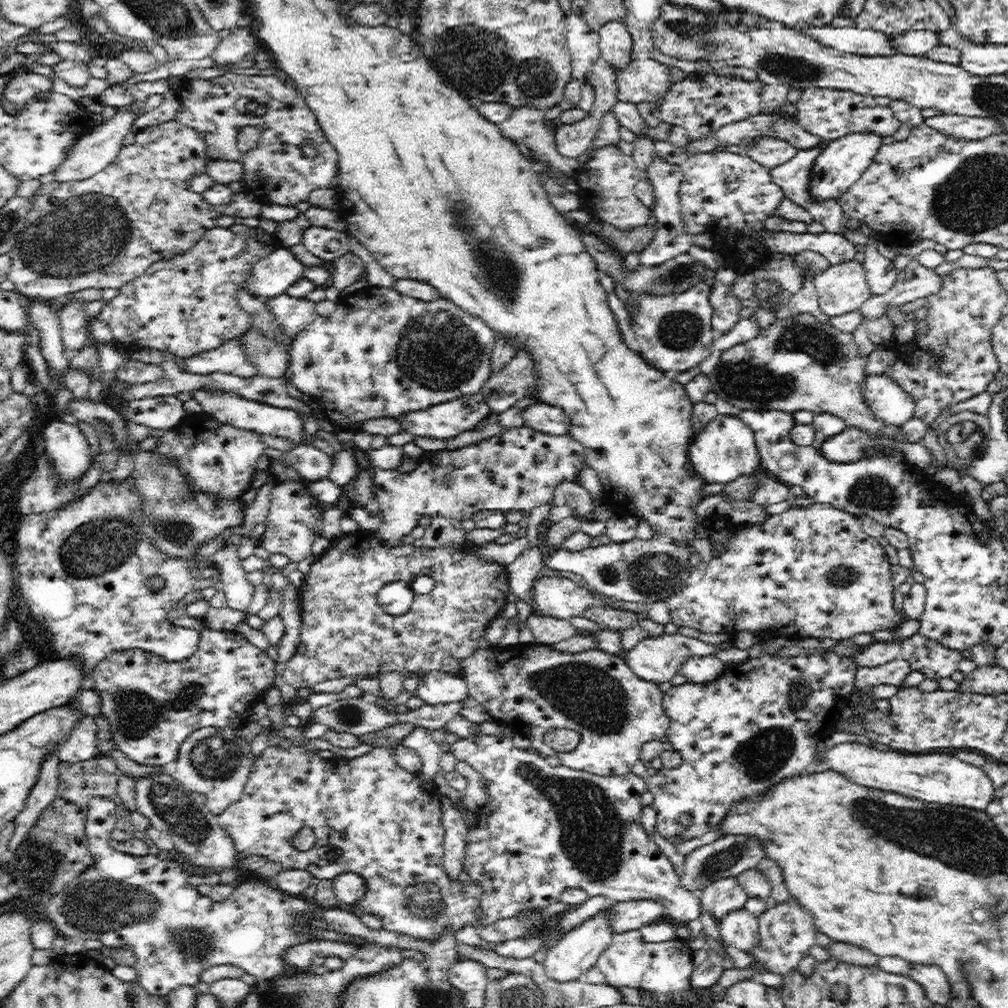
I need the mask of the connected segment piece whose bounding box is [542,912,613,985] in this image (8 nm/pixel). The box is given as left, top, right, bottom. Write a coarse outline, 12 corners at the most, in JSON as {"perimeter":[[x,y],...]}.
{"perimeter":[[603,912],[568,932],[542,965],[558,985],[585,979],[612,935]]}

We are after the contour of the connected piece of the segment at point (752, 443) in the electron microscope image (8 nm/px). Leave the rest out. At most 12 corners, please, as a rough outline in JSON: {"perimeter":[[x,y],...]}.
{"perimeter":[[716,415],[692,442],[694,469],[727,484],[763,470],[756,431]]}

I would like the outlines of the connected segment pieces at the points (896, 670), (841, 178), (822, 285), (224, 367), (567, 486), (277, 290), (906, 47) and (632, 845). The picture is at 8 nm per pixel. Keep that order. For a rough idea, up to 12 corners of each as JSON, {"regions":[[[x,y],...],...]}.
{"regions":[[[900,657],[882,666],[861,666],[856,688],[886,685],[899,691],[911,662]],[[854,131],[829,141],[814,195],[839,197],[873,165],[886,136]],[[863,263],[831,265],[814,280],[829,318],[873,298]],[[235,339],[214,350],[184,357],[186,372],[248,379],[254,365]],[[576,478],[558,483],[550,505],[588,517],[596,507]],[[281,246],[252,267],[252,297],[285,294],[304,265]],[[908,30],[891,35],[894,53],[925,57],[938,44],[938,33]],[[449,737],[486,803],[463,868],[486,926],[564,890],[706,909],[642,826],[634,772]]]}

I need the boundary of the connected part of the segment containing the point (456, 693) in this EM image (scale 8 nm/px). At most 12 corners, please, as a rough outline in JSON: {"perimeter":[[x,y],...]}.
{"perimeter":[[430,671],[416,690],[424,705],[468,697],[465,675]]}

